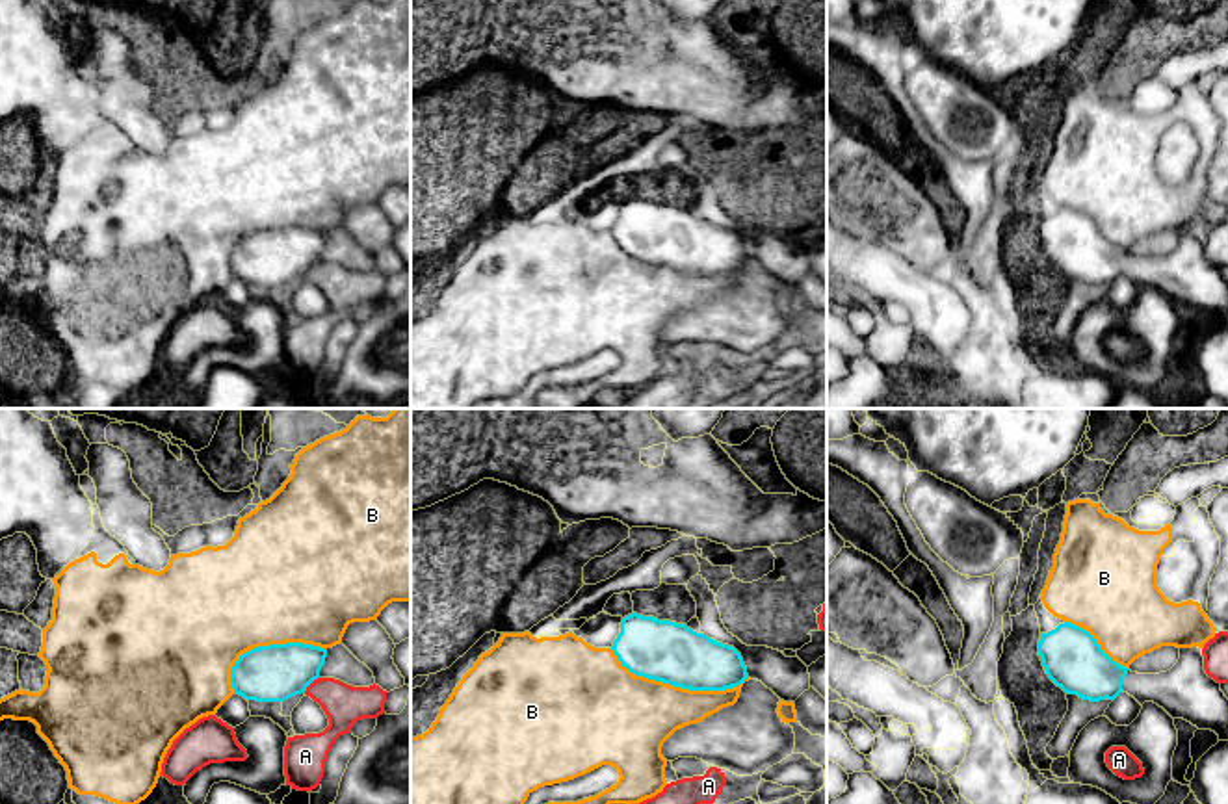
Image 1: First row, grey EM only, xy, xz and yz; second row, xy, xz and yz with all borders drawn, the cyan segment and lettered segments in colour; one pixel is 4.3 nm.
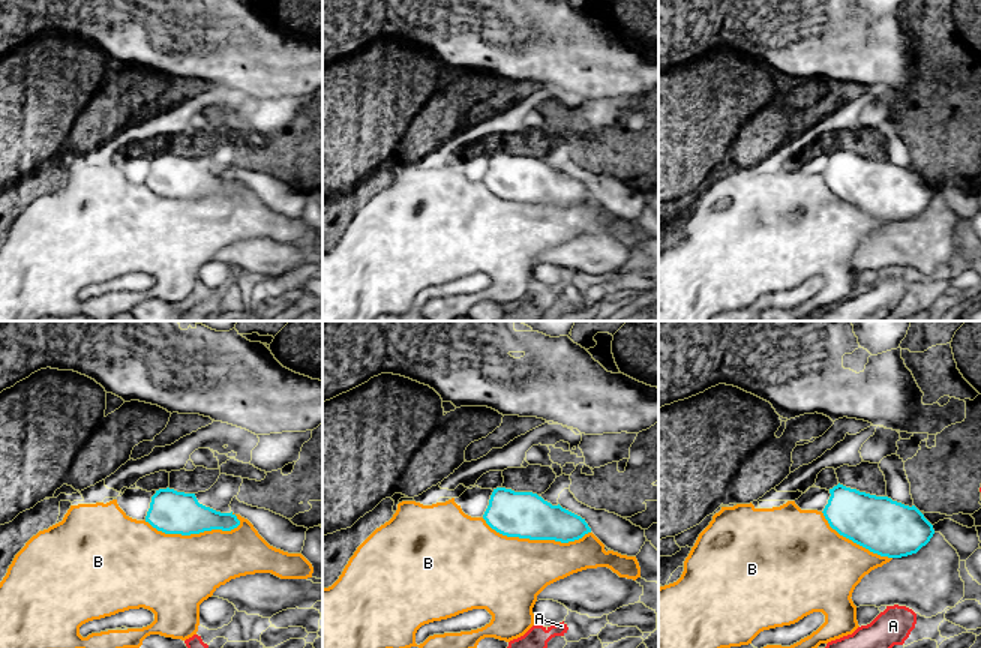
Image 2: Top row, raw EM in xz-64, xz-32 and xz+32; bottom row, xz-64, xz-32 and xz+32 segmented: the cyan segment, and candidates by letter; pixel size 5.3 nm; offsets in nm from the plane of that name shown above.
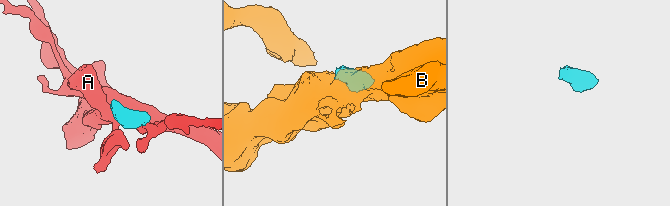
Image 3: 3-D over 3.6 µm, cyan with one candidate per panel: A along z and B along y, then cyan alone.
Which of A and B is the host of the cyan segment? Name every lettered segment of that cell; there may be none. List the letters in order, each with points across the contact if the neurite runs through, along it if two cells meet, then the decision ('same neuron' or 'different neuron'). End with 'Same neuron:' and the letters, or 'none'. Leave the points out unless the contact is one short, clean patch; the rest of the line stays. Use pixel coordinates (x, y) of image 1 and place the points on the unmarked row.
A: border along xy (318, 260), (303, 275); different neuron
B: different neuron
Same neuron: none

